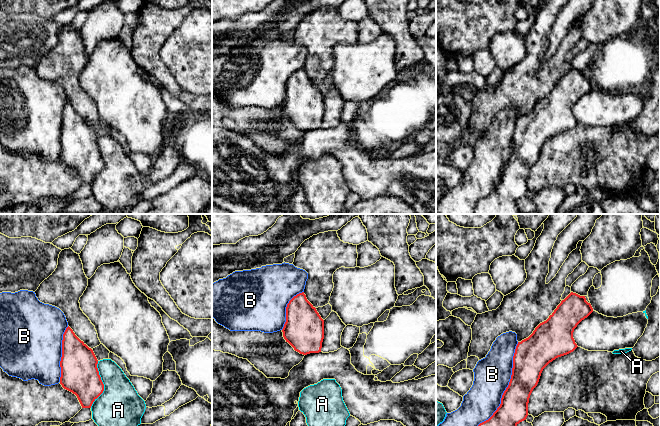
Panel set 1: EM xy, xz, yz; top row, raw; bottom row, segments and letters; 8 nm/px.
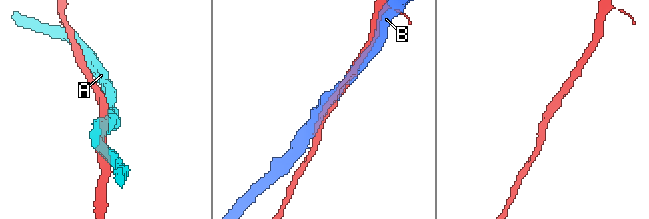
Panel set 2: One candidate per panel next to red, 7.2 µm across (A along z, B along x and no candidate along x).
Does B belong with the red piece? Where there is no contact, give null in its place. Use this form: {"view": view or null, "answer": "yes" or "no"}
{"view": "yz", "answer": "yes"}

